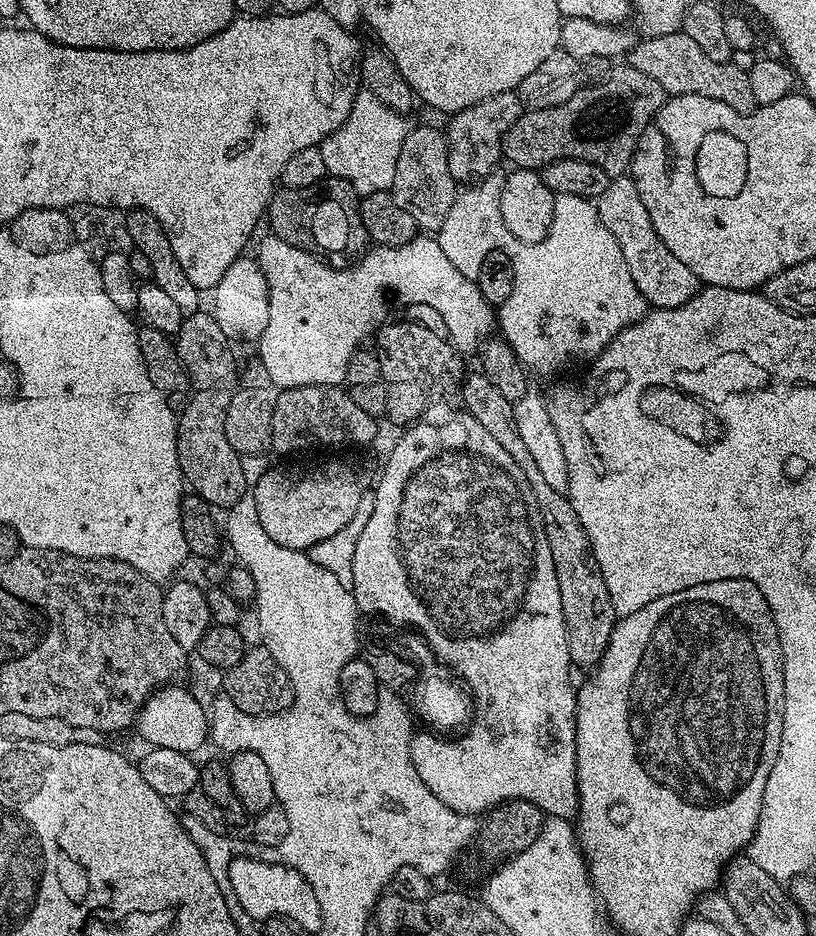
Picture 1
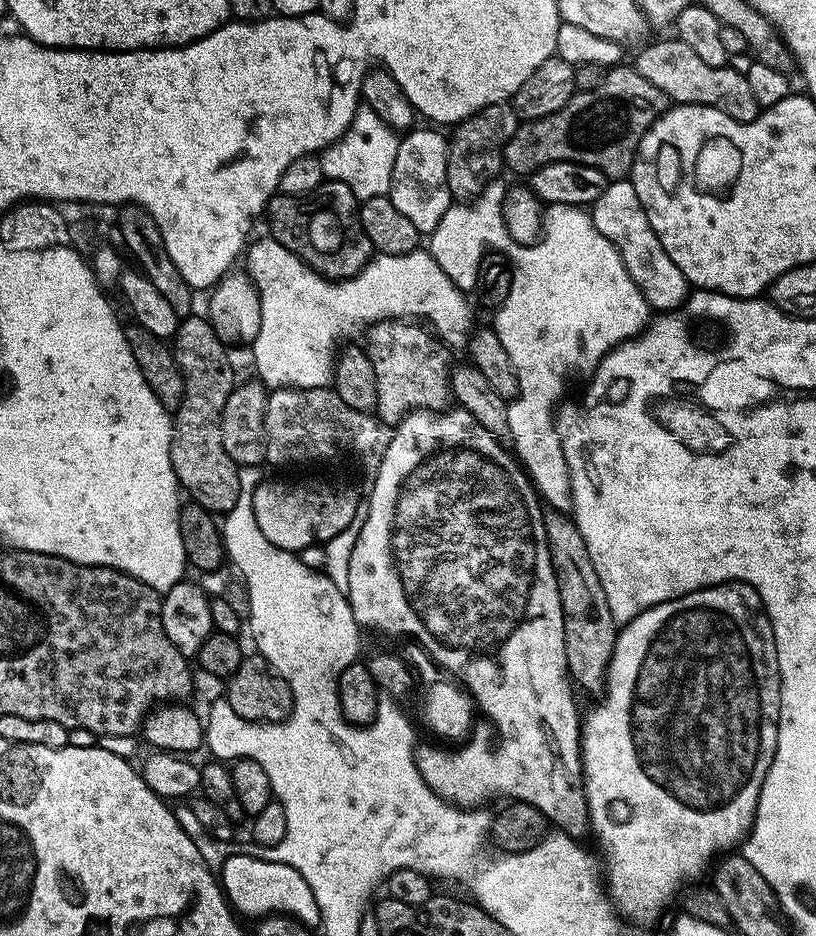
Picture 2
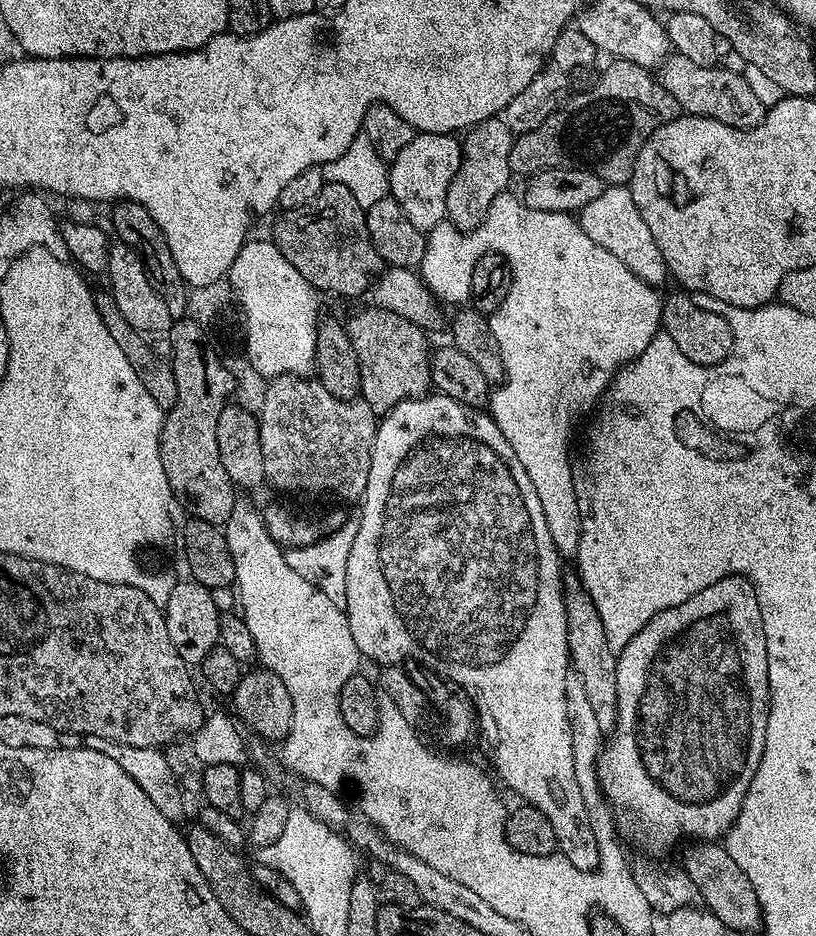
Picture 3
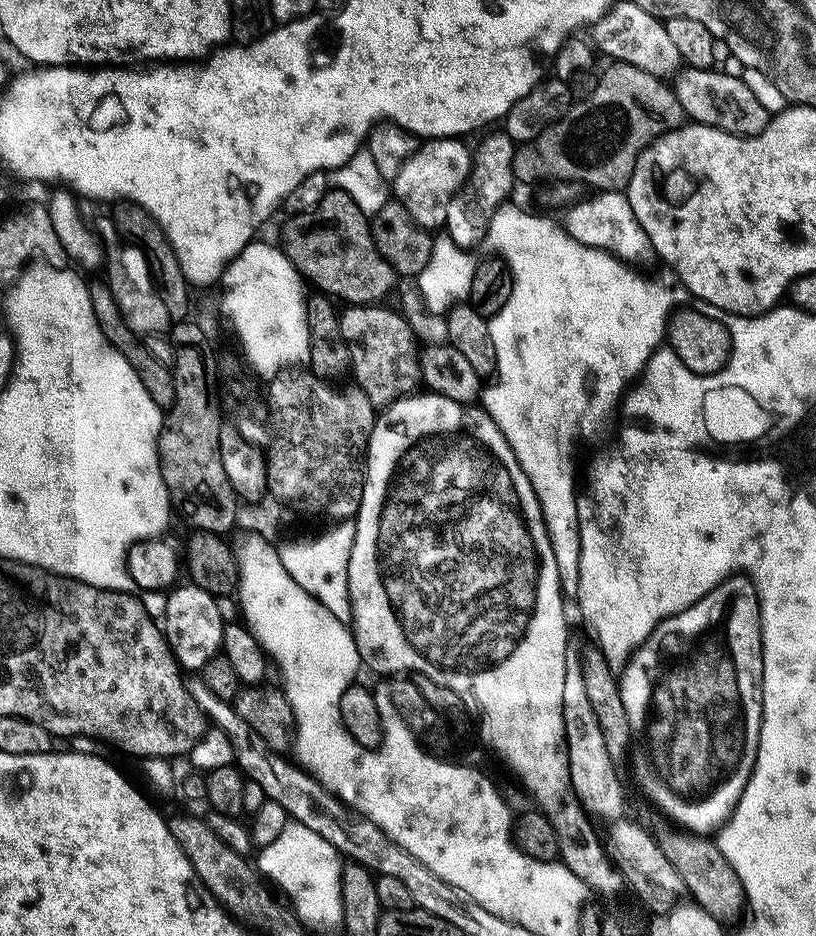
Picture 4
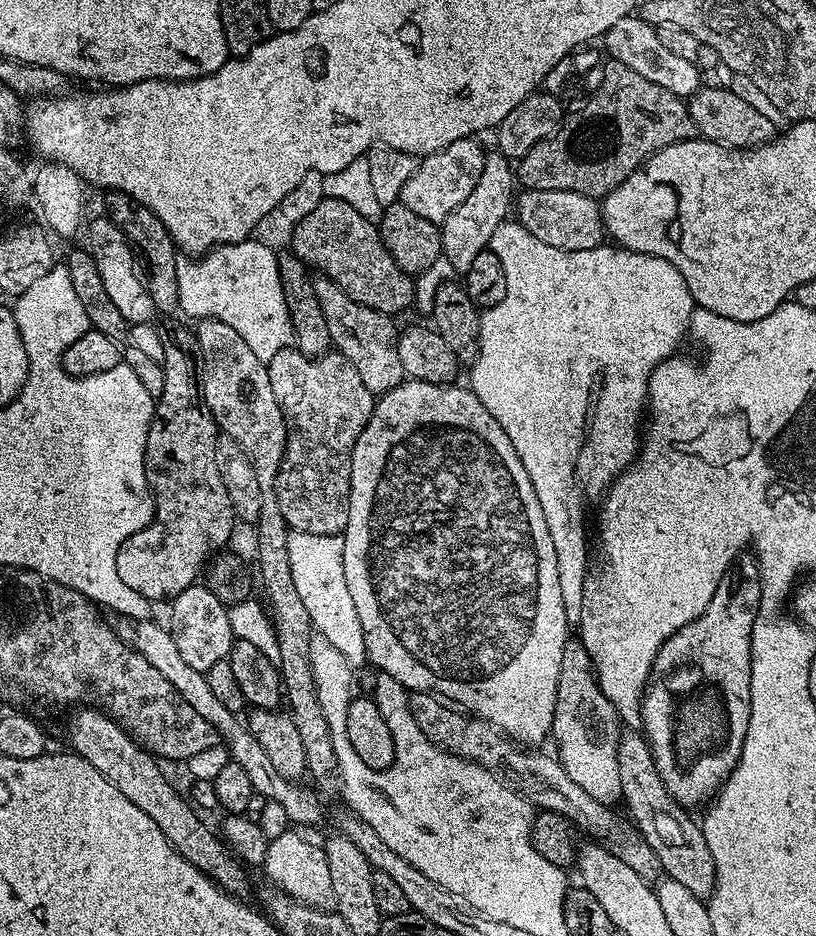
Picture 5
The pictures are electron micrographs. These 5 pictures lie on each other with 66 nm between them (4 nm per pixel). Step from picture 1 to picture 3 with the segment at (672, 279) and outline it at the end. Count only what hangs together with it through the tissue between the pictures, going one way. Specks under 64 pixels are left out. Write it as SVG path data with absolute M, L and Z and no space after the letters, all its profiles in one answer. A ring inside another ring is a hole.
M608 186L600 197L590 202L578 212L580 228L598 246L610 250L614 258L626 265L639 280L653 286L661 286L670 280L668 263L658 250L658 242L654 242L654 234L650 234L650 226L642 222L642 214L632 197L632 189L628 186Z

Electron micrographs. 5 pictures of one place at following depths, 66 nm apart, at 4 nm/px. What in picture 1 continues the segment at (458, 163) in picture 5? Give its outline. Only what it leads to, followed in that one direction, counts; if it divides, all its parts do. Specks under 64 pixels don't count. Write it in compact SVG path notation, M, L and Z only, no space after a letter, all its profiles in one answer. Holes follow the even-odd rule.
M413 127L408 133L406 142L402 142L402 150L398 154L398 162L394 166L394 182L390 189L394 202L402 206L402 210L410 213L414 218L417 229L432 234L440 229L442 222L448 221L450 206L456 201L458 181L450 174L450 162L448 161L448 137L443 131L436 128Z

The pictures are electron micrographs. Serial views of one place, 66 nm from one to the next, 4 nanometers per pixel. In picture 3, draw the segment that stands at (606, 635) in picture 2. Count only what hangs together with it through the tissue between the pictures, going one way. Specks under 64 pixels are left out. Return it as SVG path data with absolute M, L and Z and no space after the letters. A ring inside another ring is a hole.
M574 578L562 588L564 594L564 612L567 614L567 646L569 661L573 671L582 678L586 698L597 716L598 728L602 734L613 733L617 724L617 655L609 646L602 620L597 608L593 606L588 592L579 579Z

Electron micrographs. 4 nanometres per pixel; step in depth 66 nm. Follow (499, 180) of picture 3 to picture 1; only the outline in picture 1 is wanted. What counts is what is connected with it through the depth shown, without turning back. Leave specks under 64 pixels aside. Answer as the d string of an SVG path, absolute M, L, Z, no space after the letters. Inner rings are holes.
M504 92L501 96L493 96L469 108L463 108L449 119L452 121L446 127L448 161L450 174L456 181L476 182L495 173L492 171L495 170L496 163L501 163L502 160L504 135L513 122L512 100L514 104L513 93Z

